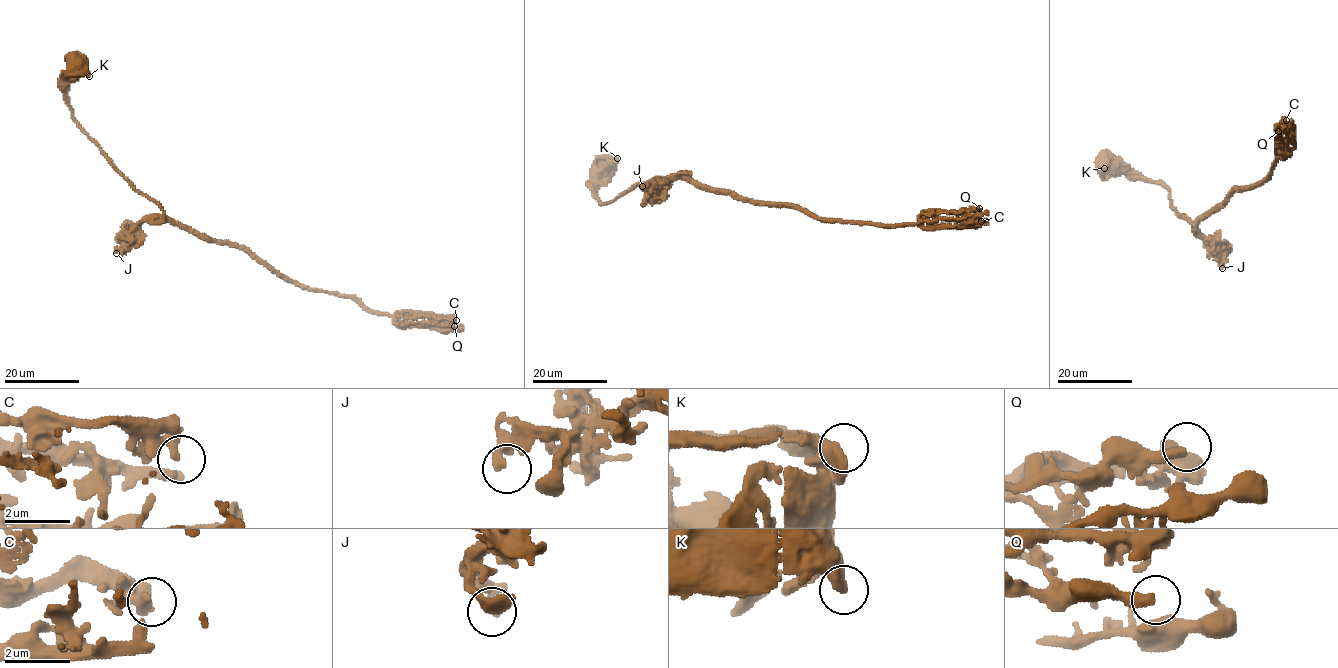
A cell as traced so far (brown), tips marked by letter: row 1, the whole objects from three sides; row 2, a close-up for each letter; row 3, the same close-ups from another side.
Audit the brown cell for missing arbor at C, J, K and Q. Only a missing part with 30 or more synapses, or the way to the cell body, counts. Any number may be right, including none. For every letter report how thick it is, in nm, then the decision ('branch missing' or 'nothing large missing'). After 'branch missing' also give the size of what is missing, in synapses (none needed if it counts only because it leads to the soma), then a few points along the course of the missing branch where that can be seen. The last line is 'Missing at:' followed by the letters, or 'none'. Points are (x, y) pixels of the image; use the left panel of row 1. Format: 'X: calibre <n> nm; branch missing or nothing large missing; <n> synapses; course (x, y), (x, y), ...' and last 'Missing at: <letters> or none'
C: calibre 400 nm; nothing large missing
J: calibre 240 nm; nothing large missing
K: calibre 600 nm; nothing large missing
Q: calibre 320 nm; nothing large missing
Missing at: none

